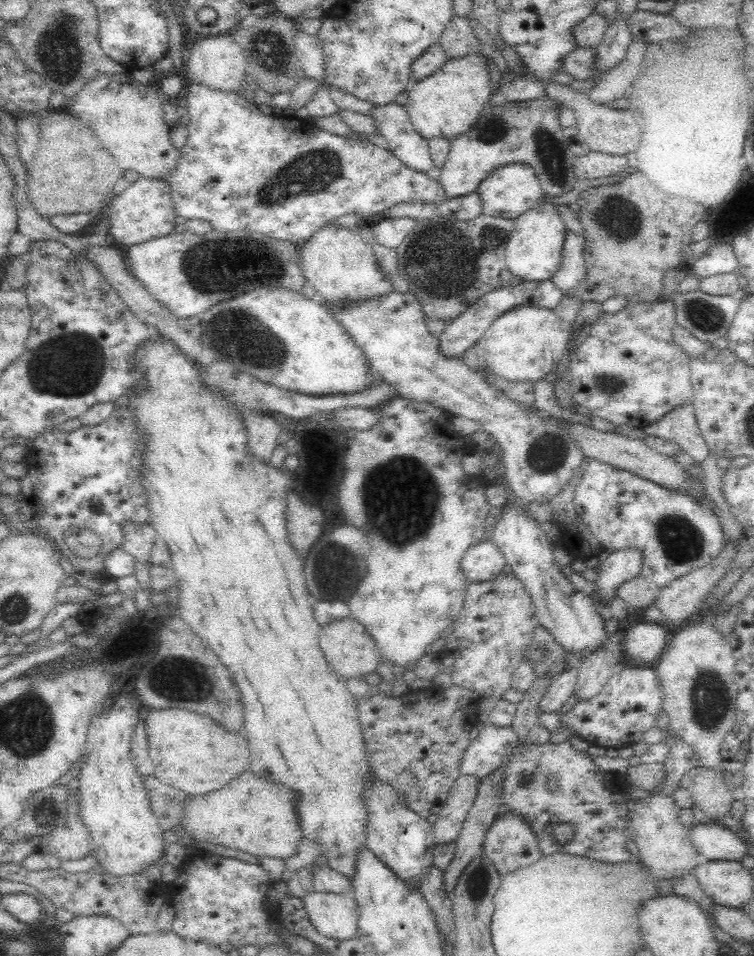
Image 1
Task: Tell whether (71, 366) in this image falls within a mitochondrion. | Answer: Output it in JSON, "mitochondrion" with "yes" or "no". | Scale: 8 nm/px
{"mitochondrion":"yes"}

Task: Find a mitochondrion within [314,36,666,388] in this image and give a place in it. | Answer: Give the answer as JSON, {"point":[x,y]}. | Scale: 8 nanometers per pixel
{"point":[427,258]}

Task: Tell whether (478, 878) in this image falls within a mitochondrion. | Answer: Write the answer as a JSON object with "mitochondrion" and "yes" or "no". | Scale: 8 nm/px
{"mitochondrion":"yes"}

